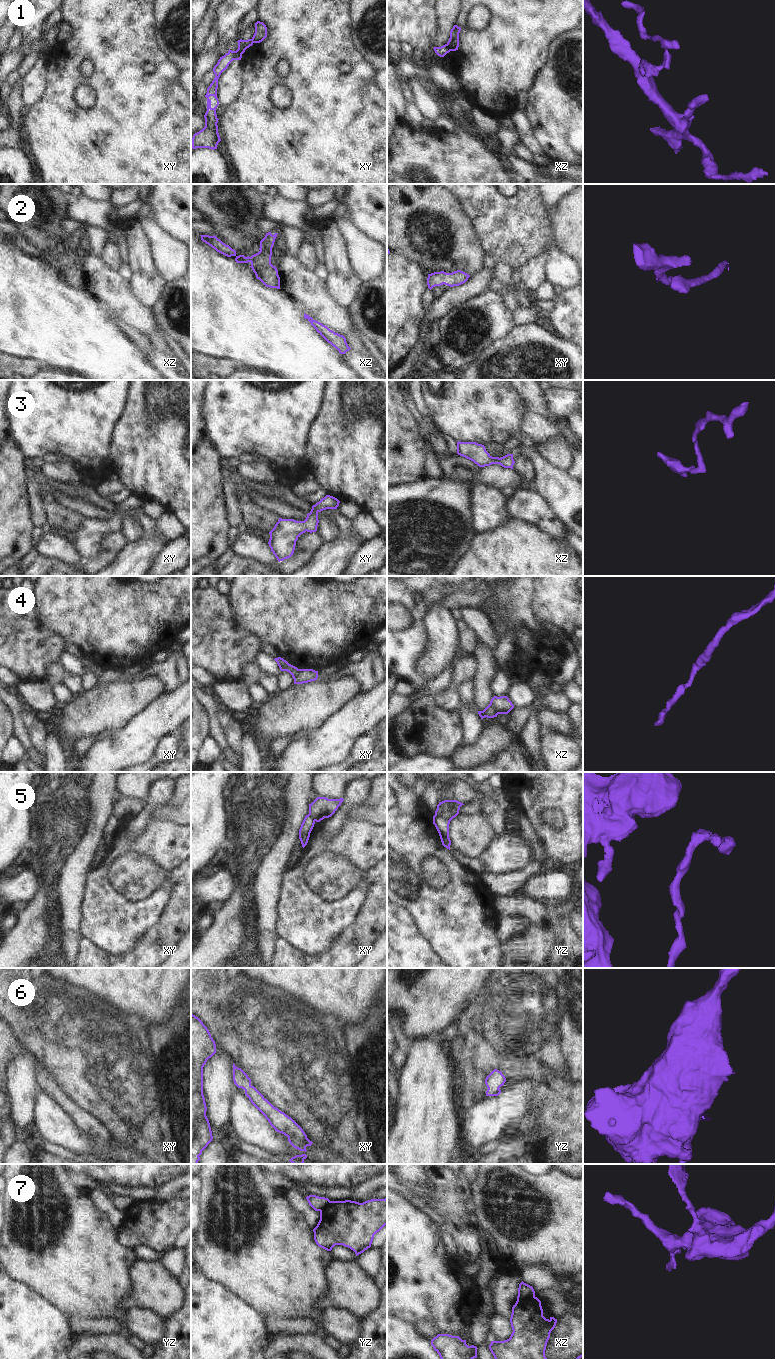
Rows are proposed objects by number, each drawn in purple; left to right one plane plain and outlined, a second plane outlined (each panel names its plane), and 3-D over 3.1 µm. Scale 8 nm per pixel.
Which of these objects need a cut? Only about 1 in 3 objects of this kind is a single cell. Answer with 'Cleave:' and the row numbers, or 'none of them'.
Cleave: 1, 4, 5, 7.

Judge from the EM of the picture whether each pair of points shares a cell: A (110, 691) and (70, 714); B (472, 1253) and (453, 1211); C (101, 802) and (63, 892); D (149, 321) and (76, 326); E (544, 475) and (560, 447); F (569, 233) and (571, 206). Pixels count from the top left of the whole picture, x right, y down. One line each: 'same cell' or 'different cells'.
A: same cell
B: same cell
C: same cell
D: different cells
E: different cells
F: same cell

